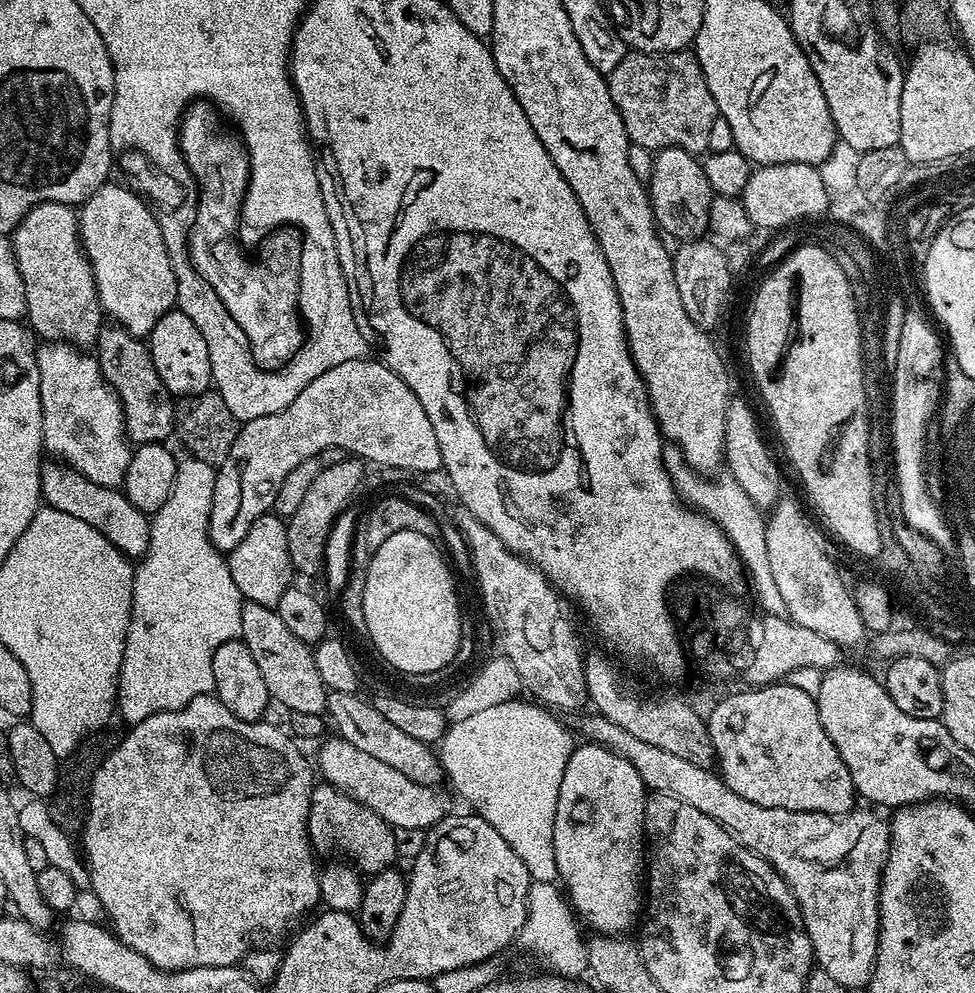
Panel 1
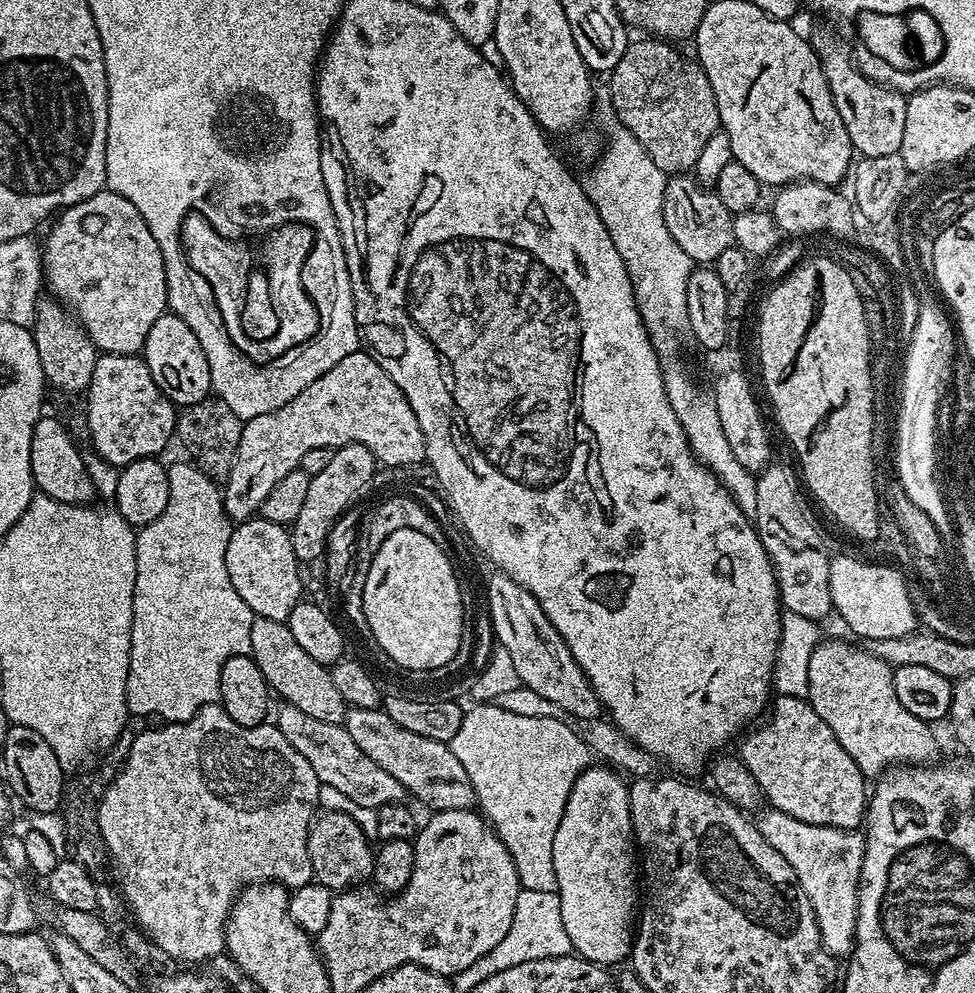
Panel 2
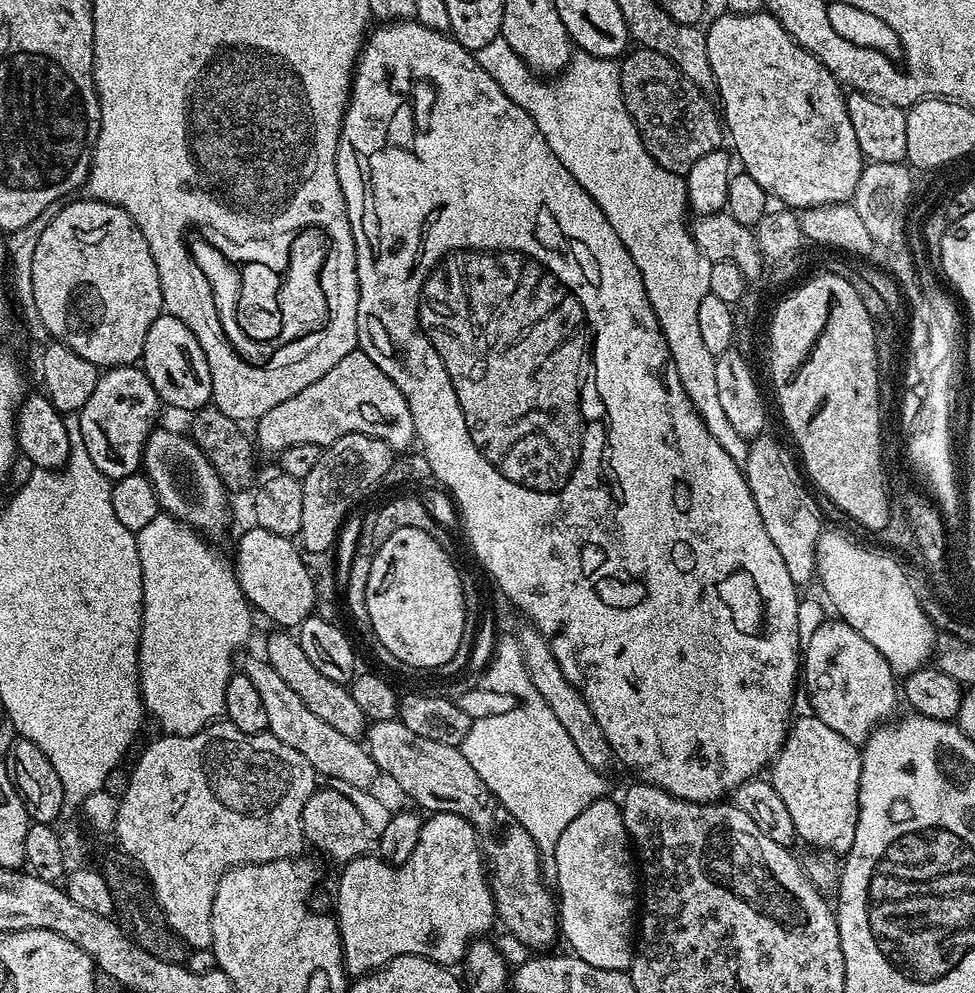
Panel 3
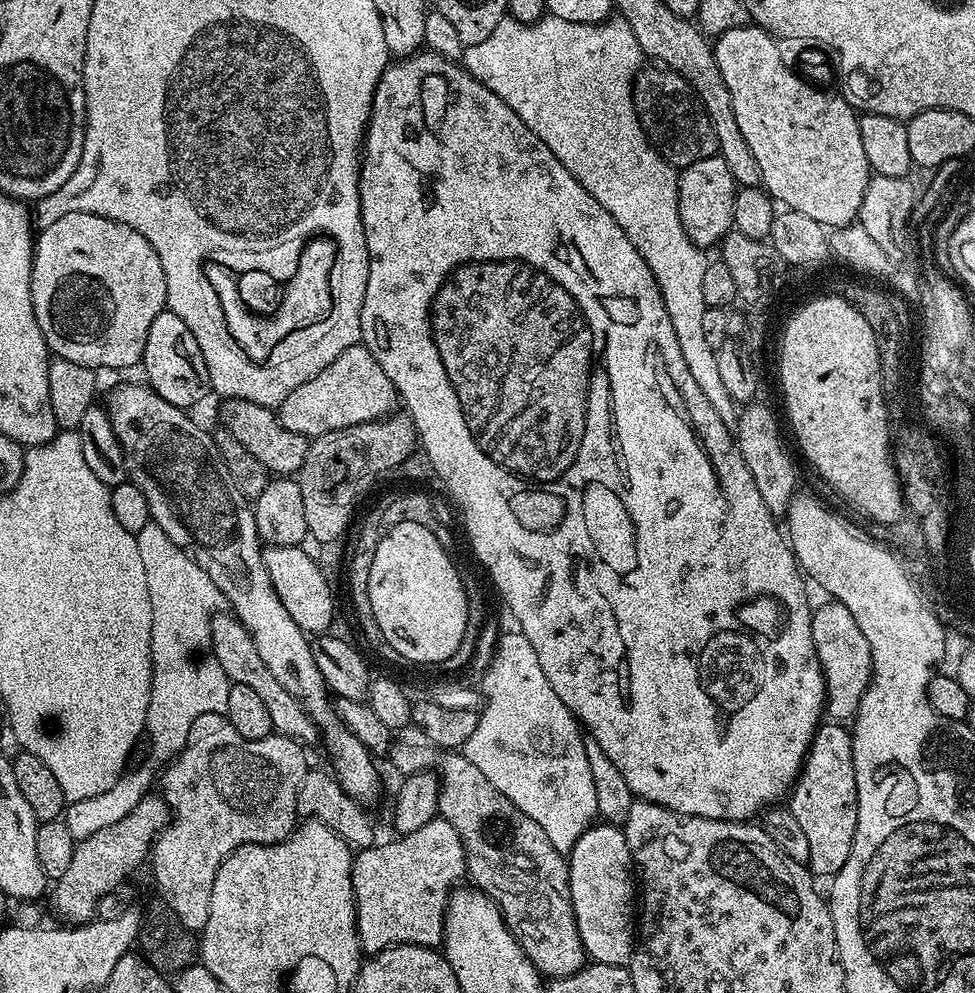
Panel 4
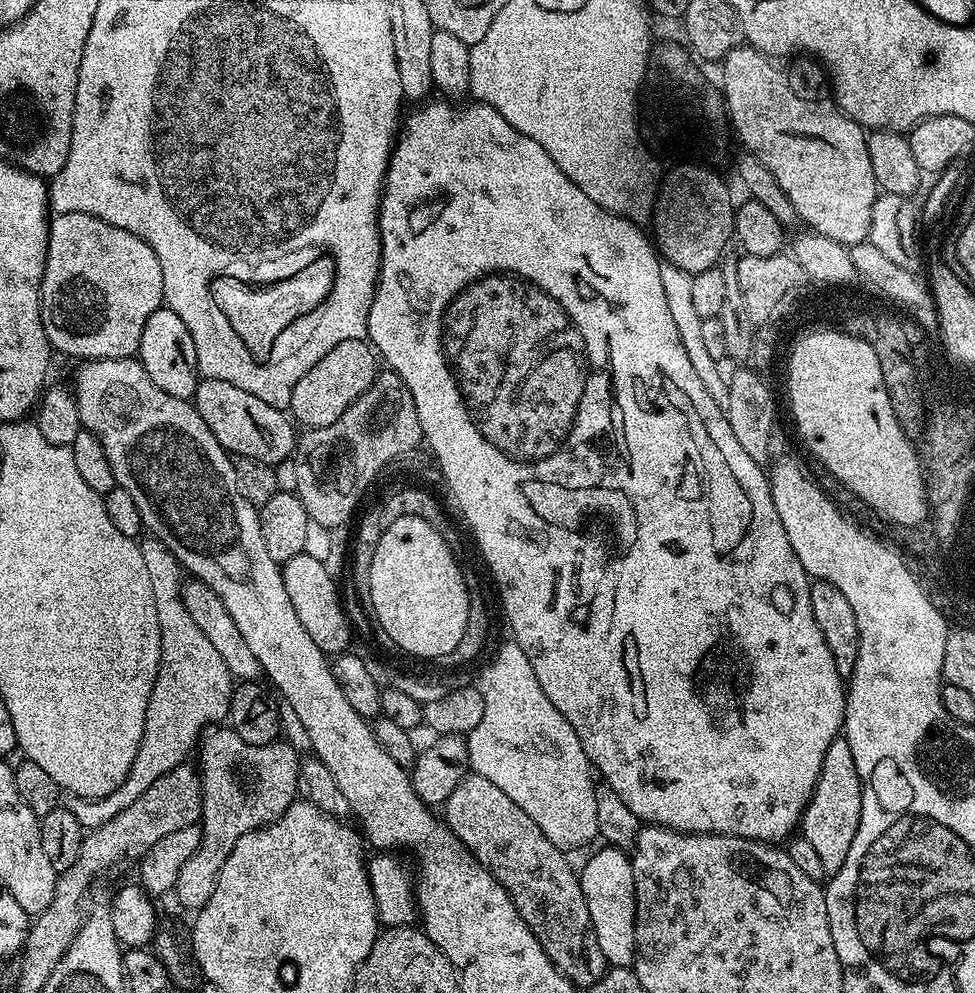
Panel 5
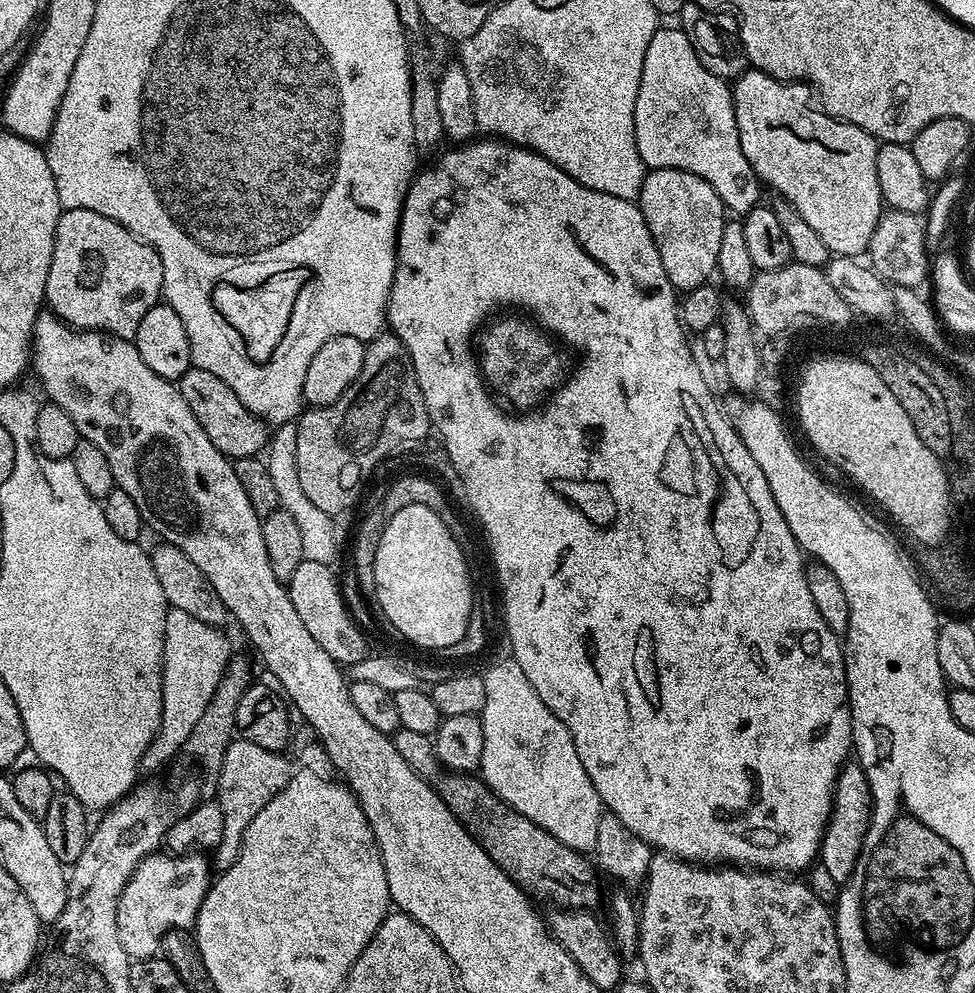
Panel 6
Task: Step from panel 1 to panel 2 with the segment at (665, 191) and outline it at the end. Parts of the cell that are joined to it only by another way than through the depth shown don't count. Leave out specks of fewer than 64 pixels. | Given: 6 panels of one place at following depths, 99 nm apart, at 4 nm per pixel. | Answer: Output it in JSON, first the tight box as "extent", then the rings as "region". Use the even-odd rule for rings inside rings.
{"extent":[663,174,735,266],"region":[[[688,174],[669,177],[663,195],[663,217],[674,242],[685,251],[693,263],[708,266],[722,253],[735,245],[733,238],[733,213],[726,209],[713,189],[697,183]]]}

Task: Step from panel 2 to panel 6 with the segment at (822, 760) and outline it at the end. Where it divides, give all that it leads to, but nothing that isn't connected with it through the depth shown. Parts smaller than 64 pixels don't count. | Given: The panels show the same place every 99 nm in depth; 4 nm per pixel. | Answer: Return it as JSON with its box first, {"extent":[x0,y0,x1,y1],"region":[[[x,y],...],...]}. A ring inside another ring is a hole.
{"extent":[818,762,872,886],"region":[[[859,762],[845,763],[836,773],[836,789],[830,797],[830,815],[820,837],[818,863],[826,866],[827,871],[838,885],[843,886],[850,878],[858,862],[858,854],[864,845],[868,823],[872,821],[872,795],[866,774]]]}

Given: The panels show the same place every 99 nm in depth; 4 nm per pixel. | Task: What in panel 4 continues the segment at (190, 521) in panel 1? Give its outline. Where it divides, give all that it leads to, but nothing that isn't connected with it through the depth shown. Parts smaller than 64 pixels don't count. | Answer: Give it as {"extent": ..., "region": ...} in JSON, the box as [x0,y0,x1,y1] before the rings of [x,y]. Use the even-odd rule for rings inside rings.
{"extent":[135,523,230,765],"region":[[[148,523],[135,533],[138,542],[138,555],[142,558],[142,567],[146,569],[146,590],[150,590],[150,654],[152,655],[152,685],[150,686],[150,706],[148,707],[148,723],[146,740],[152,743],[152,756],[160,763],[167,765],[186,746],[190,730],[202,714],[221,715],[226,710],[226,698],[230,681],[218,666],[218,658],[212,653],[210,638],[210,622],[214,614],[225,607],[226,601],[222,590],[210,582],[210,574],[202,570],[186,555],[159,526]]]}

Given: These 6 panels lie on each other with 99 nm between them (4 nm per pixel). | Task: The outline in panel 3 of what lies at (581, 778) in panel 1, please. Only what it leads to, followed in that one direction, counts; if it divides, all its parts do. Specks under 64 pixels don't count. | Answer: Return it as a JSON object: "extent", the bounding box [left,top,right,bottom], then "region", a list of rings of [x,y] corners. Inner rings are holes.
{"extent":[554,798,638,972],"region":[[[601,798],[595,800],[590,806],[586,806],[586,810],[582,810],[578,814],[578,818],[574,818],[574,822],[570,822],[570,826],[566,826],[566,830],[562,830],[562,838],[558,838],[556,843],[554,853],[554,859],[556,859],[556,884],[554,883],[554,888],[558,893],[558,932],[562,940],[565,940],[572,947],[569,948],[571,955],[582,958],[582,962],[590,962],[590,966],[598,966],[602,970],[628,972],[632,967],[632,957],[634,955],[633,936],[634,929],[638,924],[638,868],[634,863],[634,849],[624,825],[624,814],[620,811],[619,803],[615,799],[613,801],[608,799]]]}

